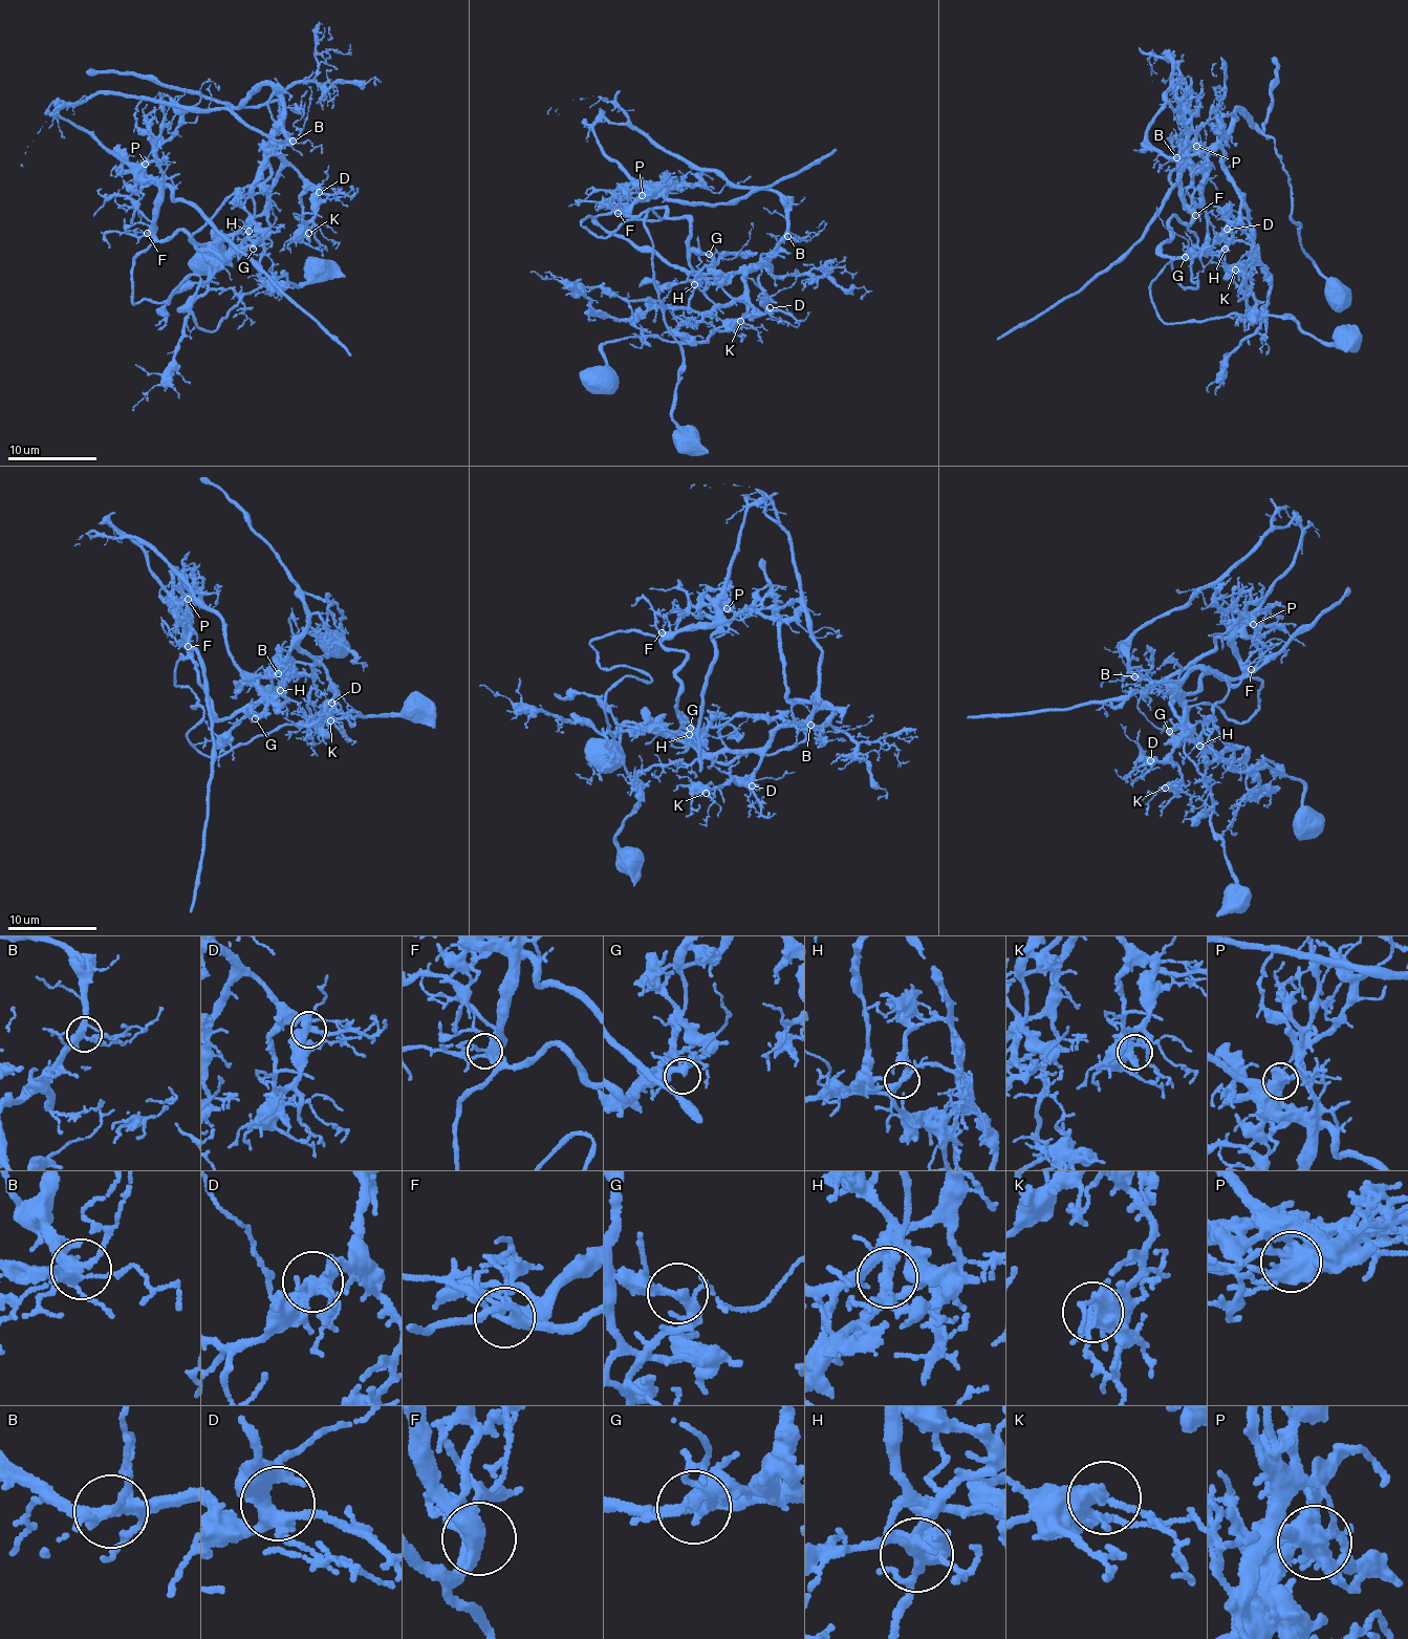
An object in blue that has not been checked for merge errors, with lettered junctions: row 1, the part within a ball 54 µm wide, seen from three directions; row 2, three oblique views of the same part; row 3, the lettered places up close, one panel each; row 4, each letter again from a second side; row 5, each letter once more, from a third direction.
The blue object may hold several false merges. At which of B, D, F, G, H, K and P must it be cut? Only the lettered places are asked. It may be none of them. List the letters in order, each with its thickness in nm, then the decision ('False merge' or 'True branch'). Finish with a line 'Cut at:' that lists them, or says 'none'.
B: Thickness 320 nm. True branch
D: Thickness 400 nm. True branch
F: Thickness 360 nm. True branch
G: Thickness 240 nm. True branch
H: Thickness 240 nm. False merge
K: Thickness 360 nm. True branch
P: Thickness 400 nm. False merge
Cut at: H, P

